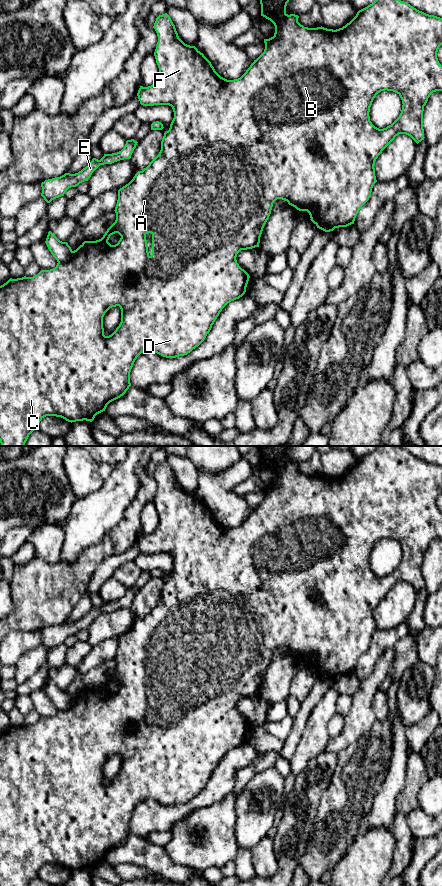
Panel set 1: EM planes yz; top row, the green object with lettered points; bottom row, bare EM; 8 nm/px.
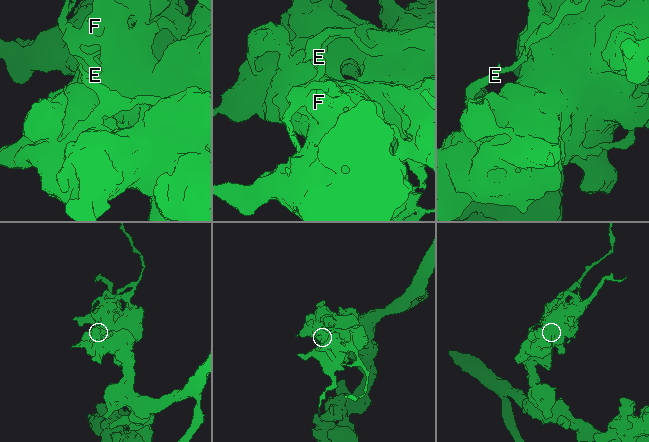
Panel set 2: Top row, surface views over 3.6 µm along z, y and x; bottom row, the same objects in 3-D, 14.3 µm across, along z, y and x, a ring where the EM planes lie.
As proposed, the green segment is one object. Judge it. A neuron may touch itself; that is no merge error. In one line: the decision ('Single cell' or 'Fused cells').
Fused cells

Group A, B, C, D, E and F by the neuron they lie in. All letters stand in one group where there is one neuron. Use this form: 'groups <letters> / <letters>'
groups A B C D F / E

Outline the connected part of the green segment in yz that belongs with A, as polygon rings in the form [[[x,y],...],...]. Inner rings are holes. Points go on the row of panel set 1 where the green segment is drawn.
[[[260,0],[261,4],[261,16],[270,20],[275,26],[274,36],[269,39],[264,39],[265,49],[264,52],[250,65],[246,72],[238,79],[227,80],[221,77],[212,66],[211,62],[201,53],[195,46],[185,44],[178,36],[175,25],[173,24],[170,16],[165,13],[159,15],[156,18],[153,28],[155,29],[158,42],[154,52],[156,63],[159,68],[158,79],[148,87],[140,86],[137,96],[140,104],[143,106],[154,106],[154,105],[169,105],[172,107],[174,112],[174,118],[170,124],[168,131],[164,133],[161,141],[161,150],[159,154],[149,163],[149,165],[142,171],[138,171],[133,179],[118,190],[118,200],[115,207],[116,220],[107,229],[103,237],[96,241],[84,241],[76,250],[72,251],[71,257],[66,262],[58,262],[56,267],[50,270],[41,270],[37,275],[33,277],[22,277],[17,279],[10,278],[6,283],[0,286],[0,443],[1,446],[24,446],[29,435],[38,428],[40,421],[46,416],[56,416],[65,419],[68,422],[76,421],[90,421],[92,422],[95,416],[105,411],[107,405],[123,396],[131,386],[130,383],[130,372],[133,364],[137,357],[145,351],[154,351],[155,353],[166,357],[176,358],[184,356],[190,353],[193,349],[198,347],[206,338],[210,332],[212,325],[219,316],[222,309],[231,301],[239,299],[246,292],[246,287],[249,281],[249,274],[242,269],[237,263],[236,257],[241,250],[252,249],[259,247],[260,237],[263,228],[269,219],[273,203],[277,199],[282,199],[288,202],[289,205],[295,207],[299,211],[307,211],[310,215],[310,220],[317,226],[317,228],[330,232],[335,228],[347,227],[354,224],[355,218],[361,209],[361,207],[369,200],[374,184],[377,182],[375,176],[375,161],[382,151],[395,139],[399,134],[406,134],[410,136],[417,144],[424,140],[424,129],[423,129],[423,111],[428,98],[433,92],[442,91],[442,65],[439,63],[437,58],[437,52],[439,47],[442,45],[442,18],[426,14],[422,11],[417,10],[410,4],[401,0],[375,0],[372,4],[359,10],[356,16],[342,28],[333,30],[324,27],[308,28],[304,27],[298,22],[298,15],[286,13],[286,6],[289,0]],[[381,91],[393,91],[397,93],[402,100],[402,110],[399,117],[389,126],[383,129],[375,127],[370,121],[370,107],[376,95]],[[118,233],[121,238],[117,244],[111,245],[108,240],[111,235]],[[146,234],[152,234],[152,255],[149,255]],[[119,306],[121,309],[121,322],[116,330],[109,336],[104,335],[103,328],[103,317],[105,313],[112,307]]]

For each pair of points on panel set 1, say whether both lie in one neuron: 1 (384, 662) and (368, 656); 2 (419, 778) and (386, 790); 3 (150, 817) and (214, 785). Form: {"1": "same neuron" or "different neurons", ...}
{"1": "different neurons", "2": "different neurons", "3": "same neuron"}

